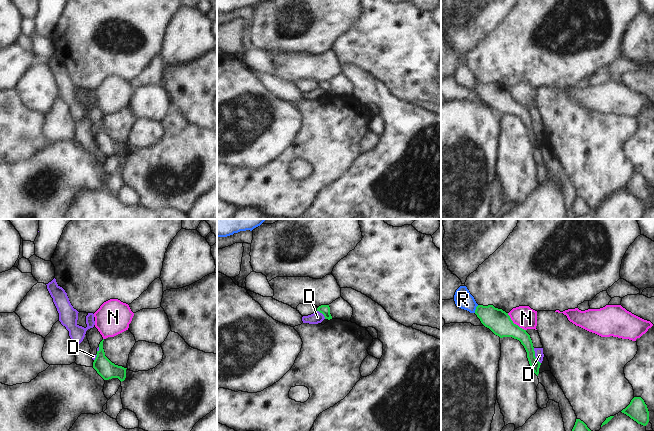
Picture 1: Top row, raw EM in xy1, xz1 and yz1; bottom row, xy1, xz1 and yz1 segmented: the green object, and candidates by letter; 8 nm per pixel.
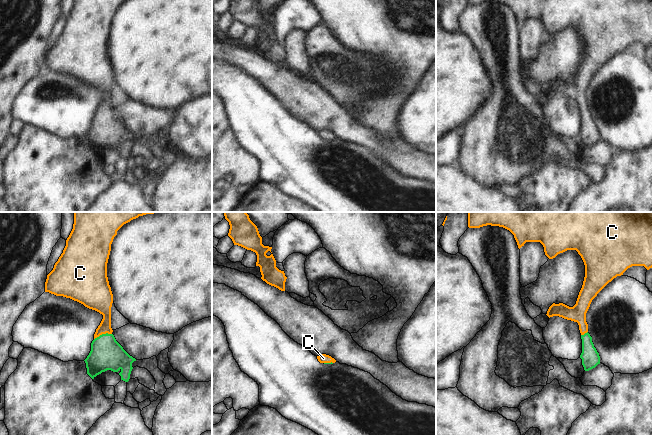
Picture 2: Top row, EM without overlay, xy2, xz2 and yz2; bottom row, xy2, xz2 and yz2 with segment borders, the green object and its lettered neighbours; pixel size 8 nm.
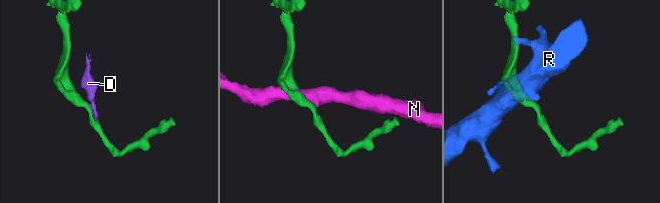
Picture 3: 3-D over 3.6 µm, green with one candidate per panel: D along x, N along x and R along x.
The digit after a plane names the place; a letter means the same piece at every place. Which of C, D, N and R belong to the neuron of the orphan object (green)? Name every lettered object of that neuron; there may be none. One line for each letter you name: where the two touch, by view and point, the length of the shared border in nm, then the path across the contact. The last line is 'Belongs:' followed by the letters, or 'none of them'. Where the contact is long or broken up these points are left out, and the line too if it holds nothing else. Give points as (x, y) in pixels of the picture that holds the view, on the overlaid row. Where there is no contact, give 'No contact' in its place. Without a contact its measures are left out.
C: Touches green at xy2 (102, 334). Shared border 150 nm. Path across: xy2 (106, 353), (102, 334), (106, 322), (102, 303)
Belongs: C.

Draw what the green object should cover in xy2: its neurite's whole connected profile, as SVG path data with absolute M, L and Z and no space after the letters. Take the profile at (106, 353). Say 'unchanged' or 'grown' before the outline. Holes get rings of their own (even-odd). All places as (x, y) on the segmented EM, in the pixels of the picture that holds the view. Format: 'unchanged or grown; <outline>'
grown; M74 212L73 229L66 240L66 246L63 253L55 263L53 270L47 275L45 282L45 292L56 296L70 298L83 304L85 307L95 310L103 315L103 319L96 329L94 340L91 343L91 351L84 360L86 363L87 374L94 379L97 375L111 370L113 372L121 371L119 375L121 380L128 382L133 369L132 363L136 361L130 356L123 347L116 341L111 328L111 307L113 303L113 294L107 277L107 263L111 251L111 244L117 231L126 223L146 214L157 212Z

